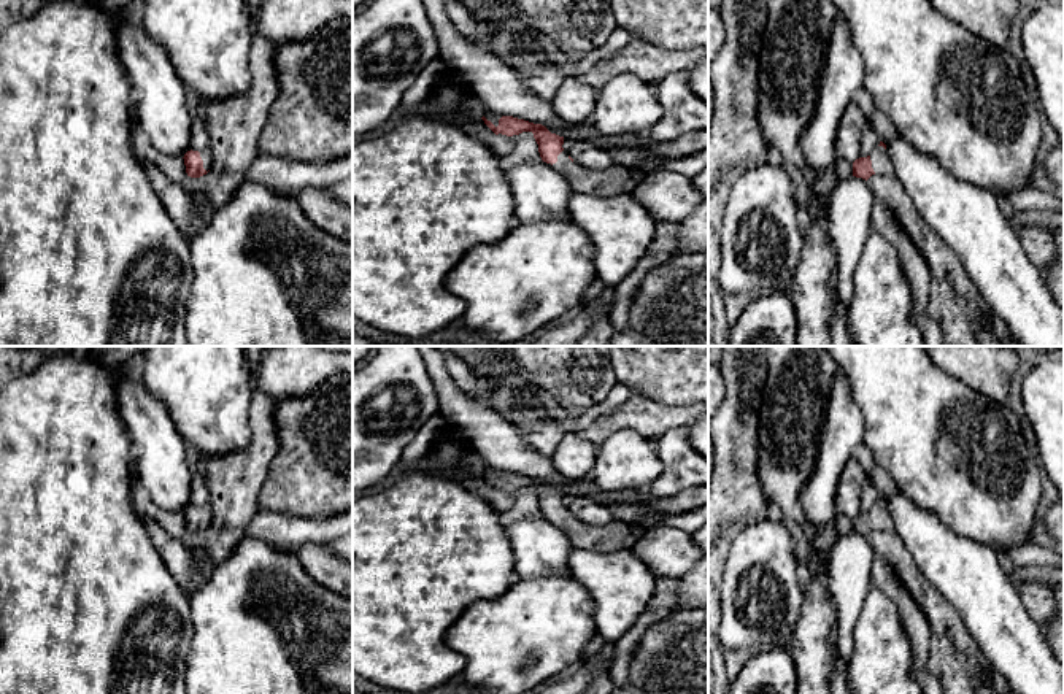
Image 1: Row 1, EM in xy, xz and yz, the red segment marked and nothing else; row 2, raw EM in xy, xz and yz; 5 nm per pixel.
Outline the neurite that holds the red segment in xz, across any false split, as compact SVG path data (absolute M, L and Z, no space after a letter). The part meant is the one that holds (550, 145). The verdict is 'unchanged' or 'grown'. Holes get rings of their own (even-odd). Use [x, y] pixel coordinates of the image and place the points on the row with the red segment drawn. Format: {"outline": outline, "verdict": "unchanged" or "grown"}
{"outline": "M484 116L484 124L495 133L507 137L532 132L538 145L538 152L543 162L551 164L562 173L573 191L586 192L596 197L616 197L630 194L648 175L648 168L629 168L626 165L610 165L602 172L592 172L578 165L562 148L564 137L551 133L545 125L534 124L513 116L502 116L495 127Z", "verdict": "grown"}

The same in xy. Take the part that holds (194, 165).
{"outline": "M187 151L184 154L186 173L191 178L200 178L206 175L213 167L211 151Z", "verdict": "grown"}

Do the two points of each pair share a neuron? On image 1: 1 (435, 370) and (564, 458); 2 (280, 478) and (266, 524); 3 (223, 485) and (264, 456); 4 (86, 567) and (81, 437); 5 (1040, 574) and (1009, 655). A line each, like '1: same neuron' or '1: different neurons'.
1: different neurons
2: different neurons
3: same neuron
4: same neuron
5: different neurons

